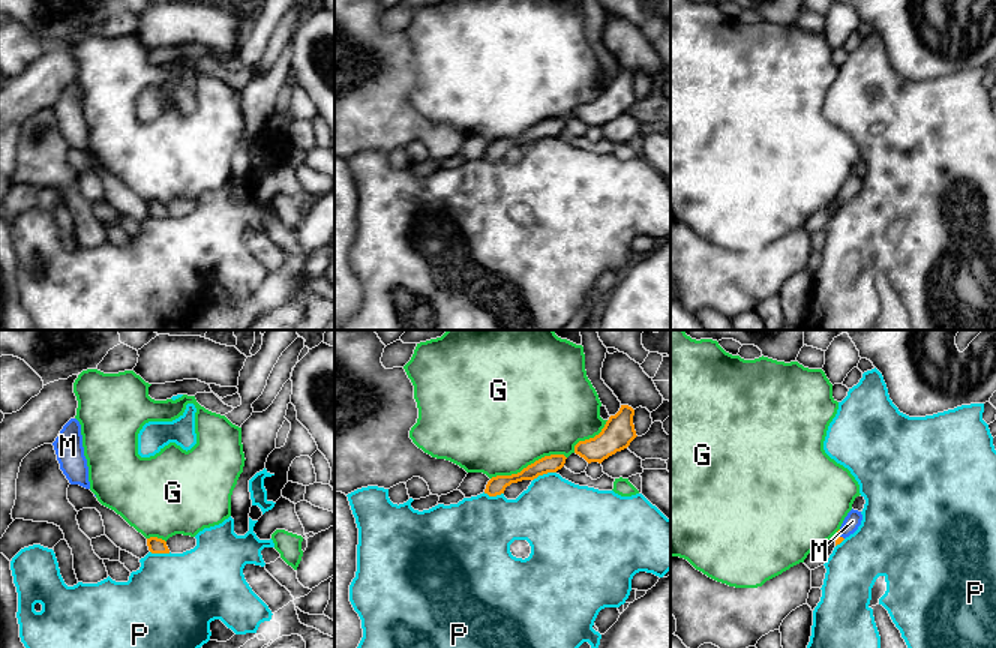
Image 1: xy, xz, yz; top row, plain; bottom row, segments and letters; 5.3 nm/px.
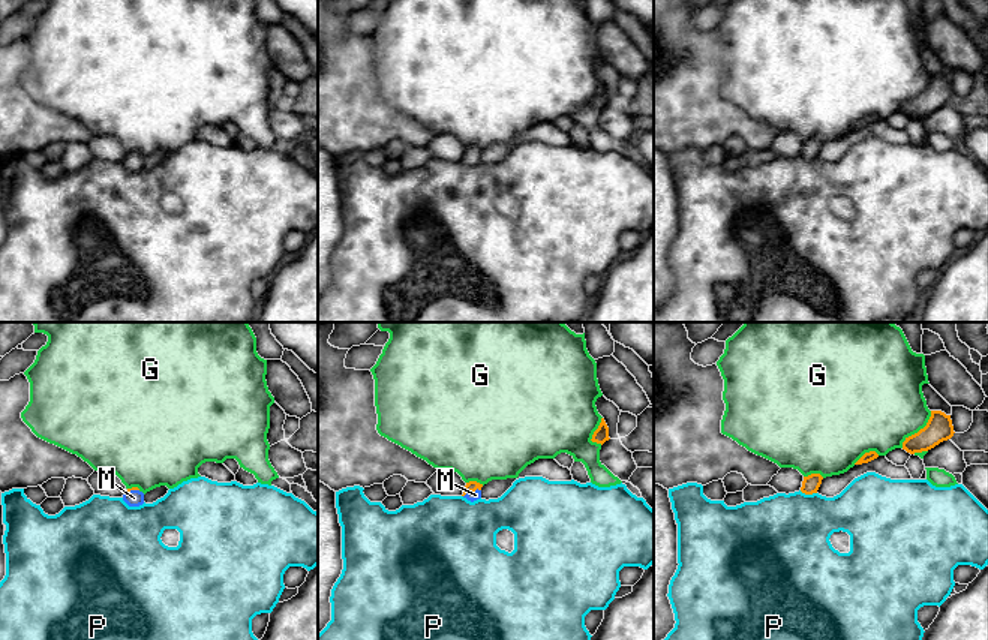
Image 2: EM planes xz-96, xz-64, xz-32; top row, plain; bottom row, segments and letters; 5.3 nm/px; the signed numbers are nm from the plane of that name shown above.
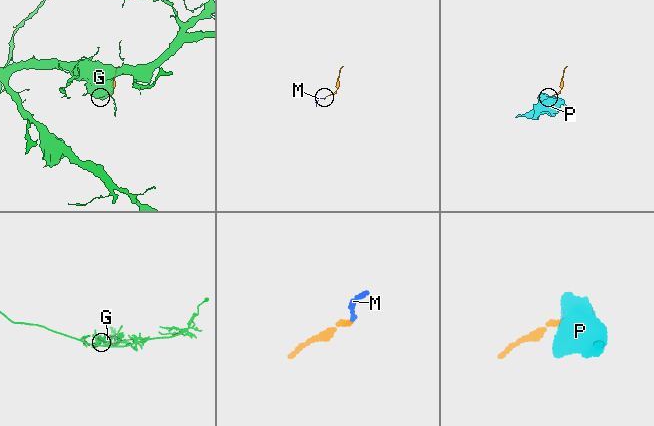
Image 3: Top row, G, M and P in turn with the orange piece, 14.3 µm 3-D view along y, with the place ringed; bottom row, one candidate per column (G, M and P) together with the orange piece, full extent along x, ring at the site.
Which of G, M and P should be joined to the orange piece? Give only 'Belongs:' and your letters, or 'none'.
Belongs: M

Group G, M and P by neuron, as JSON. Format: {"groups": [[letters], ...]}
{"groups": [["G"], ["M"], ["P"]]}

